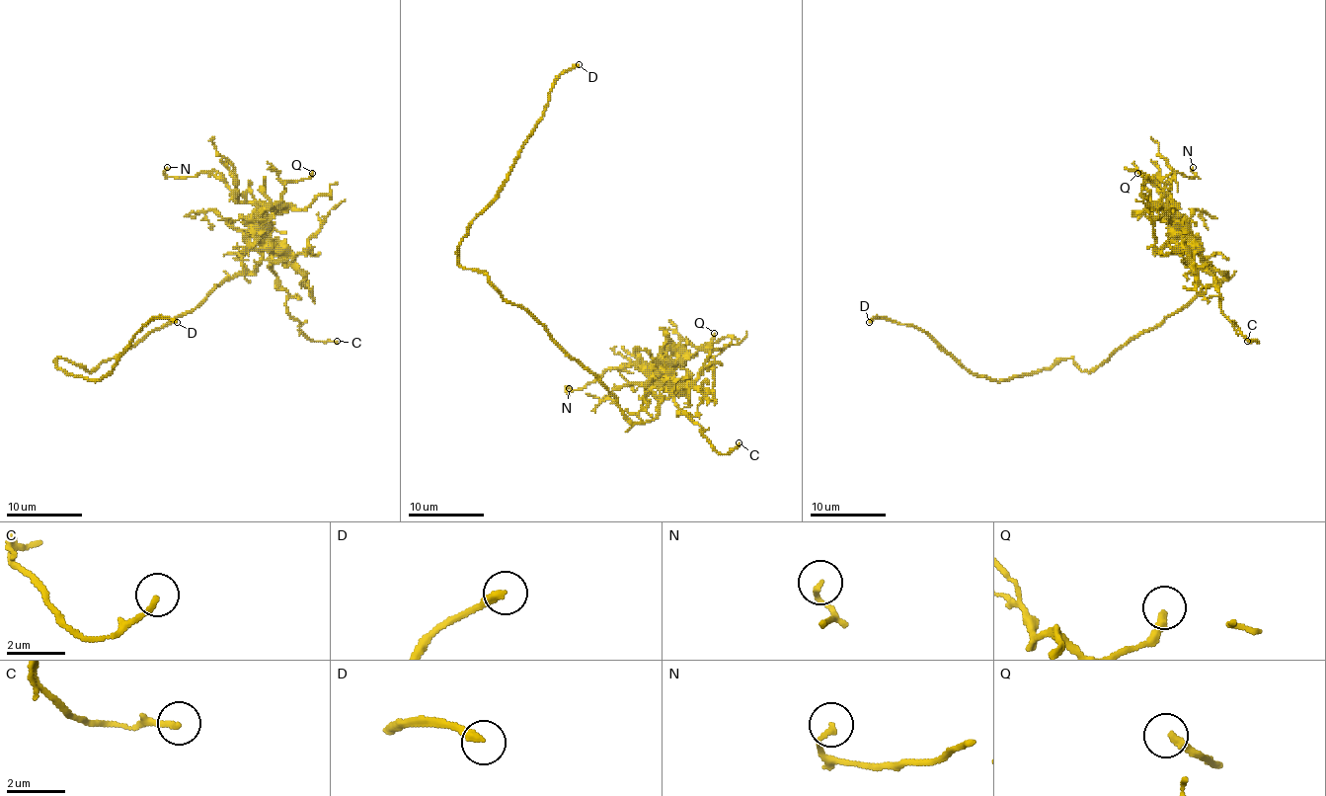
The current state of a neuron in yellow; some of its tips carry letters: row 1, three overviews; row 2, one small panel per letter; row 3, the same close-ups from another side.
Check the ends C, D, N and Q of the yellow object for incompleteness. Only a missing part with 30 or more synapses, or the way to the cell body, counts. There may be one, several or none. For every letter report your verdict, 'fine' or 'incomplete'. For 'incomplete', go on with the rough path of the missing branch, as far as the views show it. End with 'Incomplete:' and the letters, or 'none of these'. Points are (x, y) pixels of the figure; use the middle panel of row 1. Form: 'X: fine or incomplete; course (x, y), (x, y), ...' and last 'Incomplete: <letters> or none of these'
C: fine
D: incomplete; course (579, 64), (616, 19), (627, 19)
N: fine
Q: fine
Incomplete: D

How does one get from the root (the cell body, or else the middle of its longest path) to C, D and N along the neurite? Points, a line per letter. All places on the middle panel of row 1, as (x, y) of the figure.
C: (542, 326), (633, 422), (650, 422), (672, 388), (672, 401), (718, 452), (728, 454), (739, 442)
D: (542, 326), (508, 303), (486, 275), (463, 267), (459, 246), (540, 119), (554, 81), (579, 64)
N: (542, 326), (633, 422), (656, 416), (665, 386), (658, 369), (622, 365), (606, 369), (582, 388), (569, 388)

